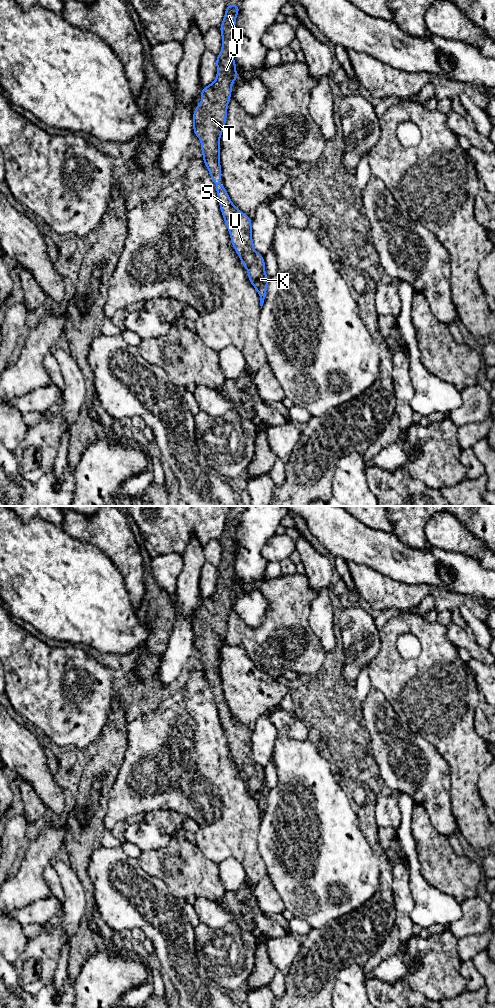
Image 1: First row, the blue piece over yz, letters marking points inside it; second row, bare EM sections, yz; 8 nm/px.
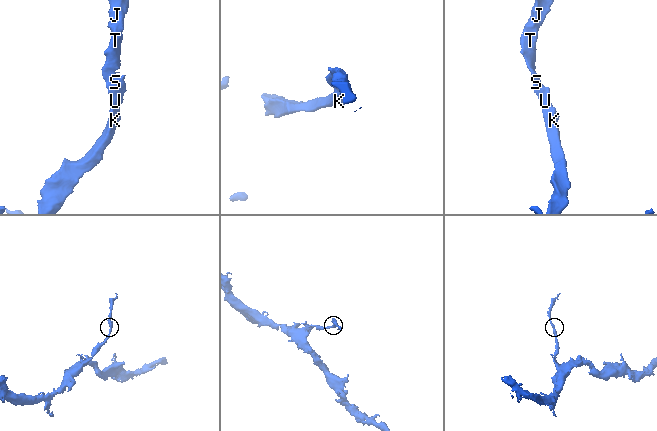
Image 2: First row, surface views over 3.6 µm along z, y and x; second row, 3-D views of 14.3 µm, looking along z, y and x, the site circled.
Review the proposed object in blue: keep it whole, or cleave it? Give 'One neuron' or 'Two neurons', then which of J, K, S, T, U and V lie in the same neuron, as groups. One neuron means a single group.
One neuron. Groups: J K S T U V

